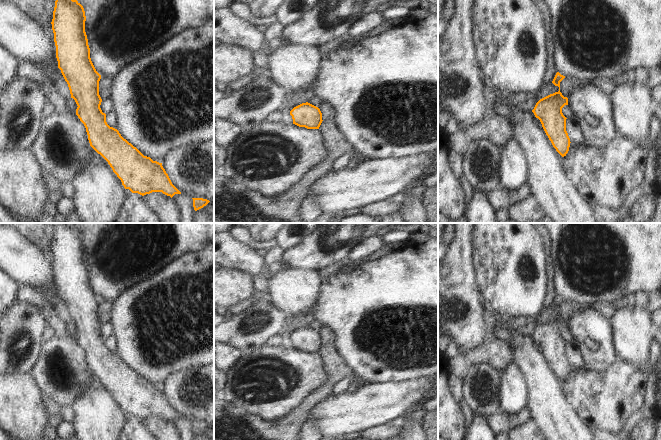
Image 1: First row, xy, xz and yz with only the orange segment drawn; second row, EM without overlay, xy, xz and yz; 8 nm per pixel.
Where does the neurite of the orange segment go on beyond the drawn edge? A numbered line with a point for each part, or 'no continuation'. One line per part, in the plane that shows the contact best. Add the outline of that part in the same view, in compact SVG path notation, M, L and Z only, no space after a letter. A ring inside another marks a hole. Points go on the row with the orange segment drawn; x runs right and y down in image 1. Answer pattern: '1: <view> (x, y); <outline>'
no continuation

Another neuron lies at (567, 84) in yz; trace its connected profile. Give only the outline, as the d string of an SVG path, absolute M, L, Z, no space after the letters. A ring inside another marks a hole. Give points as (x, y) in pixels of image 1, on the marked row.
M565 77L561 82L560 82L560 92L564 97L568 97L570 94L571 90L579 83L578 80L573 79L571 77Z

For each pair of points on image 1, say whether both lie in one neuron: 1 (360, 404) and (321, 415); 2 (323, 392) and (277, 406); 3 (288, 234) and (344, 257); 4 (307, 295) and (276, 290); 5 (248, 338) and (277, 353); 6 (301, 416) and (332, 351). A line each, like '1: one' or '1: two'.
1: one
2: two
3: two
4: one
5: two
6: one

